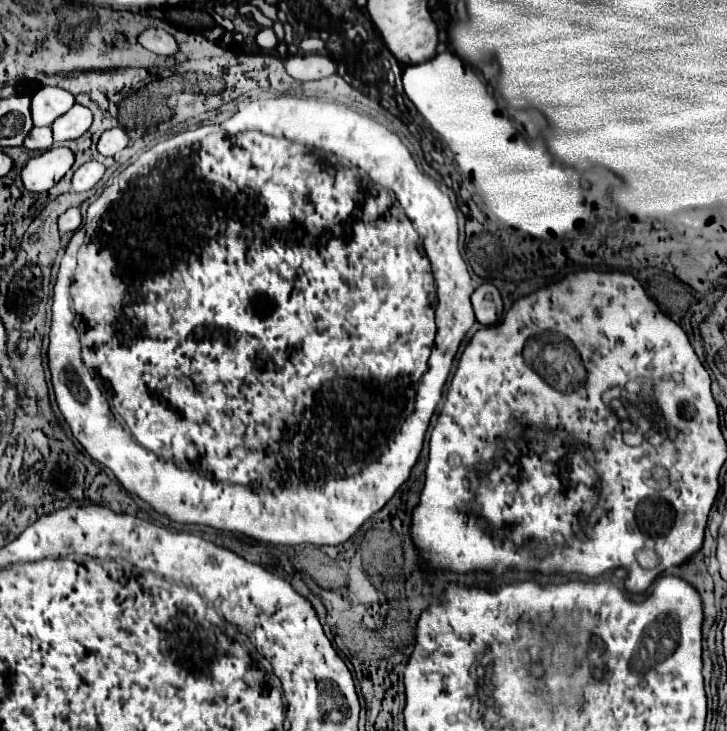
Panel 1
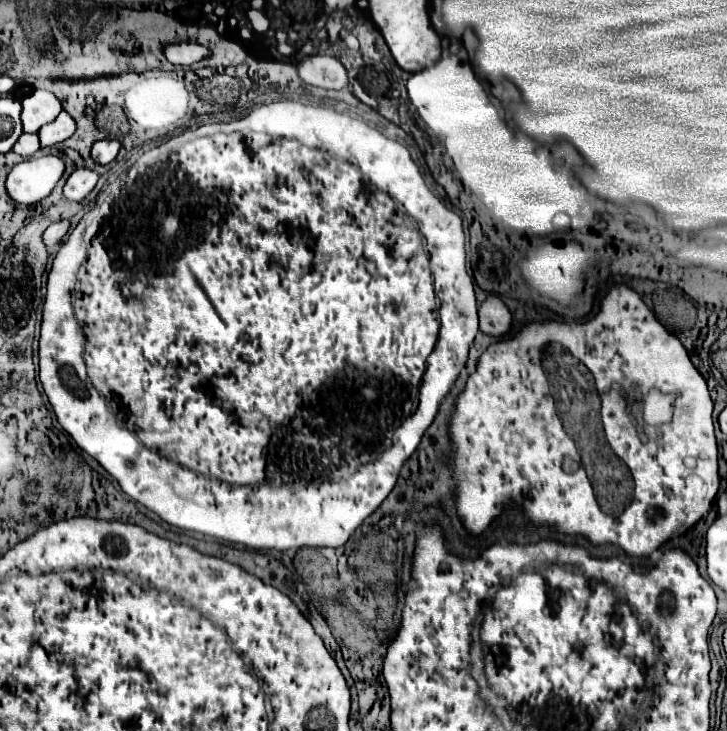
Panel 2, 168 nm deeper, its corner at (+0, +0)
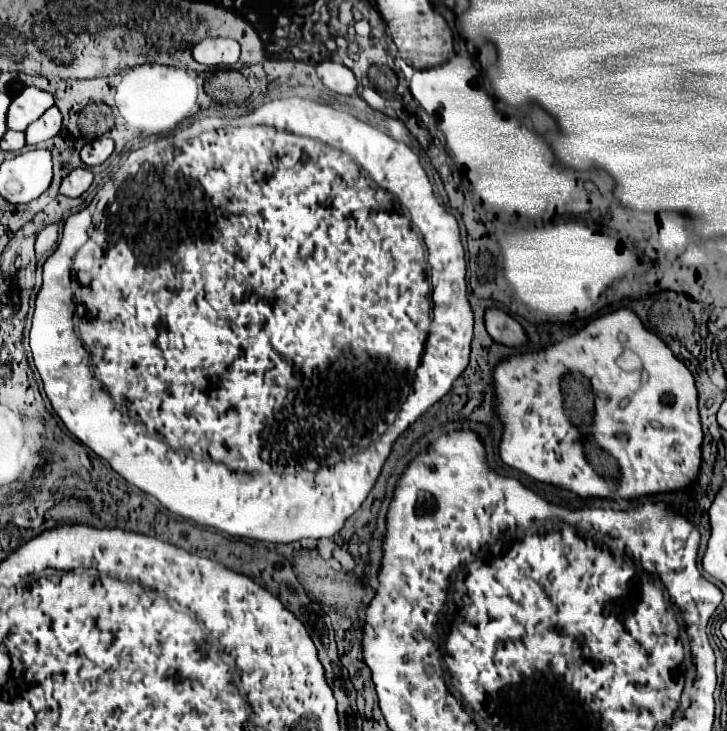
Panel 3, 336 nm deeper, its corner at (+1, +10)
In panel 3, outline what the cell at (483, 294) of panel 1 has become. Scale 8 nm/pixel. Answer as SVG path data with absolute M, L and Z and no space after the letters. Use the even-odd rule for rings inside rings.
M498 307L486 309L484 323L486 323L486 331L490 333L490 337L498 343L504 343L508 347L518 347L528 341L522 325Z

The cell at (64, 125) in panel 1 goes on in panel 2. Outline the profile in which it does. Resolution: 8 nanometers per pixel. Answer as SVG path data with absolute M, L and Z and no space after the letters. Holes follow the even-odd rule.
M61 111L55 121L47 123L39 129L39 141L41 141L41 147L51 147L55 143L61 143L61 141L69 139L73 133L75 133L73 117L65 111Z

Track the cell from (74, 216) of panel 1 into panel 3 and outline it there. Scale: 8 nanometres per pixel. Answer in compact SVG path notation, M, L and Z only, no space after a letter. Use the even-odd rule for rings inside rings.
M58 223L46 225L46 227L38 233L38 239L36 239L36 255L42 255L42 253L54 249L56 241L58 241Z

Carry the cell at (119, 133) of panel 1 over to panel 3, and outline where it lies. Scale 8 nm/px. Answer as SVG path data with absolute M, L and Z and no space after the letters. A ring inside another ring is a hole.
M98 137L82 147L80 157L88 167L96 167L96 165L104 163L112 151L114 151L114 141L108 137Z

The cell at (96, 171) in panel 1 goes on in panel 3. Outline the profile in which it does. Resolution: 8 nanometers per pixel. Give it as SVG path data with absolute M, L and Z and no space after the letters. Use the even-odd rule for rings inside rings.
M72 169L64 179L62 179L62 185L60 185L60 193L66 195L66 197L80 197L92 183L94 179L94 173L90 169Z

